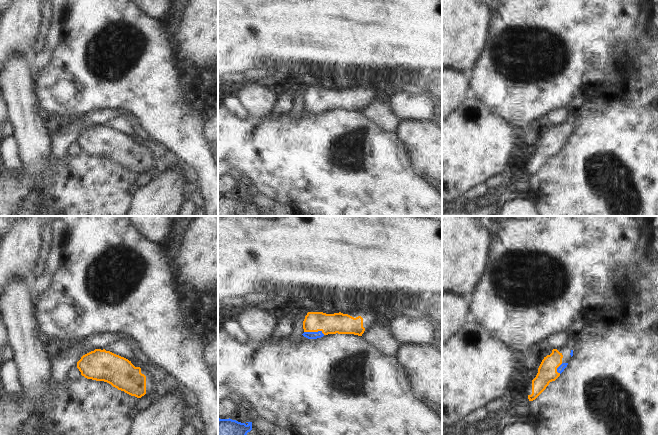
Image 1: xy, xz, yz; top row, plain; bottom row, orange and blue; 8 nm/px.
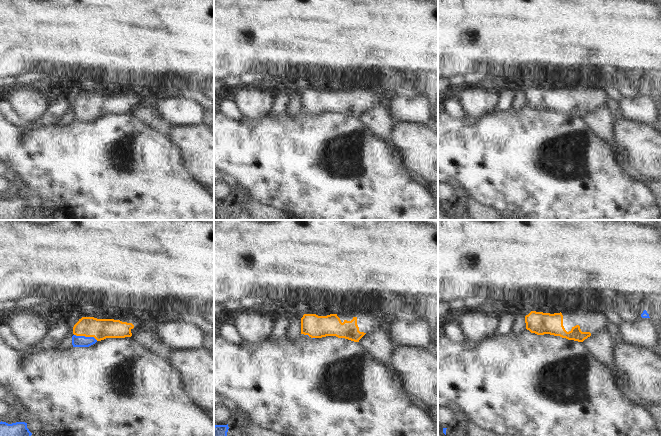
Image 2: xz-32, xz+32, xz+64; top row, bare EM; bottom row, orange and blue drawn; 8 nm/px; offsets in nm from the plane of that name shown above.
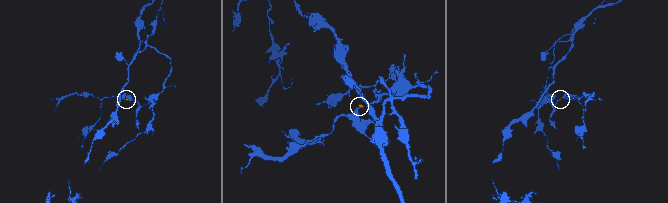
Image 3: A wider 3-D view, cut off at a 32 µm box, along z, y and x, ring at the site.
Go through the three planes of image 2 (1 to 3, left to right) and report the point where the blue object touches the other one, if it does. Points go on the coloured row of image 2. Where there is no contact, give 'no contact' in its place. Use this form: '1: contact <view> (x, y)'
1: contact xz-32 (86, 336)
2: contact xz+32 (308, 335)
3: no contact

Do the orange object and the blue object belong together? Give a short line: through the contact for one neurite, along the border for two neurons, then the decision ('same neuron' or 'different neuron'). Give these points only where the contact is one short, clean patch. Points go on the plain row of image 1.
line xz (340, 99), (321, 100), (314, 107), (310, 111); same neuron

